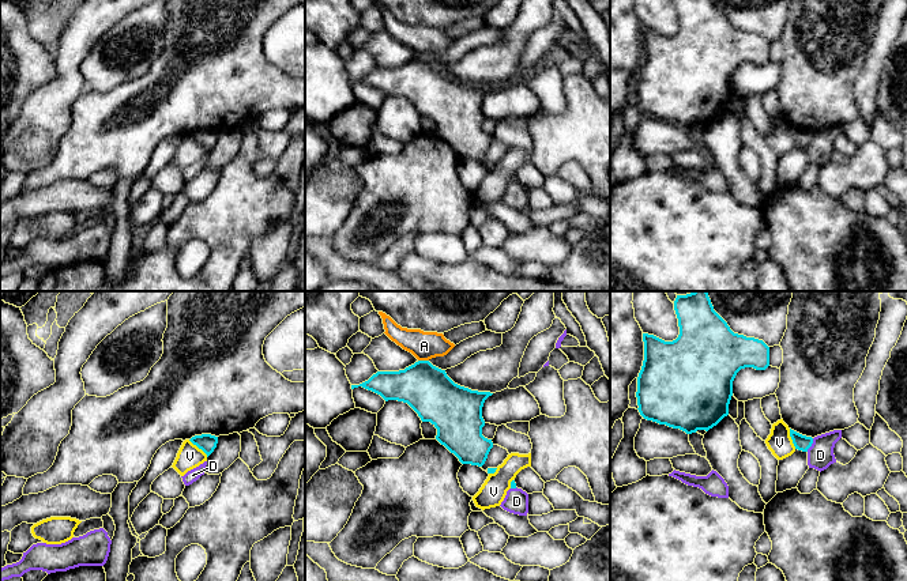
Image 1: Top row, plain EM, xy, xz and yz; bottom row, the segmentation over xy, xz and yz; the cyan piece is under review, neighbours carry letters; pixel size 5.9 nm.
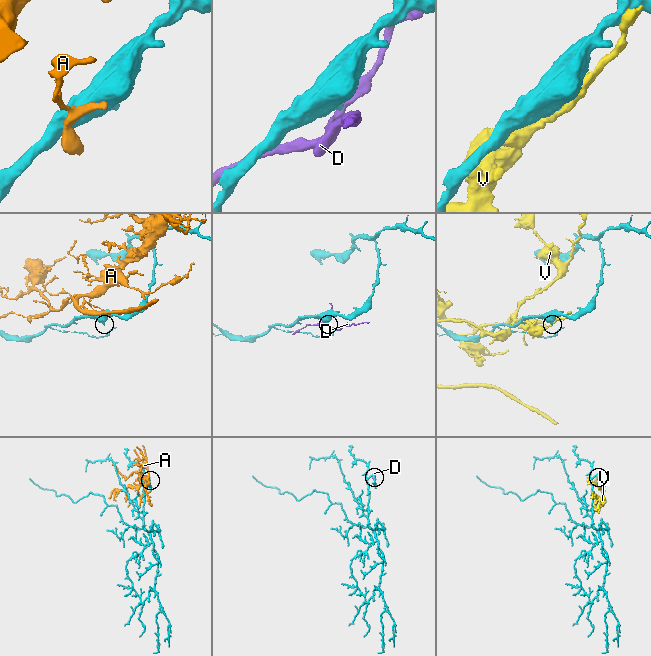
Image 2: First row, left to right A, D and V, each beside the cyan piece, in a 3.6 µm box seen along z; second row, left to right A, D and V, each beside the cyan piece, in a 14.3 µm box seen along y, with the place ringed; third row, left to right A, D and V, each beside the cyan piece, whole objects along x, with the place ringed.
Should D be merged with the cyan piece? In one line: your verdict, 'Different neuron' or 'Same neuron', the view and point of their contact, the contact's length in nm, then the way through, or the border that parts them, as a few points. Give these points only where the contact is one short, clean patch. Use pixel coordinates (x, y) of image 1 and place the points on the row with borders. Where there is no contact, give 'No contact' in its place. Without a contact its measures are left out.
Same neuron. Touches cyan at yz (810, 445). Shared border 90 nm. Path across: yz (801, 442), (810, 445), (820, 455)

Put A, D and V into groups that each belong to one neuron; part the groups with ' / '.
A / D / V

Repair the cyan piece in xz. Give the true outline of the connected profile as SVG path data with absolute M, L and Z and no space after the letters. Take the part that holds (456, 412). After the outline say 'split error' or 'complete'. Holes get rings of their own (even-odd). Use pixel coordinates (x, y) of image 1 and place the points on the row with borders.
M418 361L399 371L377 371L368 381L351 385L380 395L385 401L407 403L437 429L436 439L462 464L482 467L493 448L482 435L482 407L490 392L478 392L455 384L429 361Z; complete

